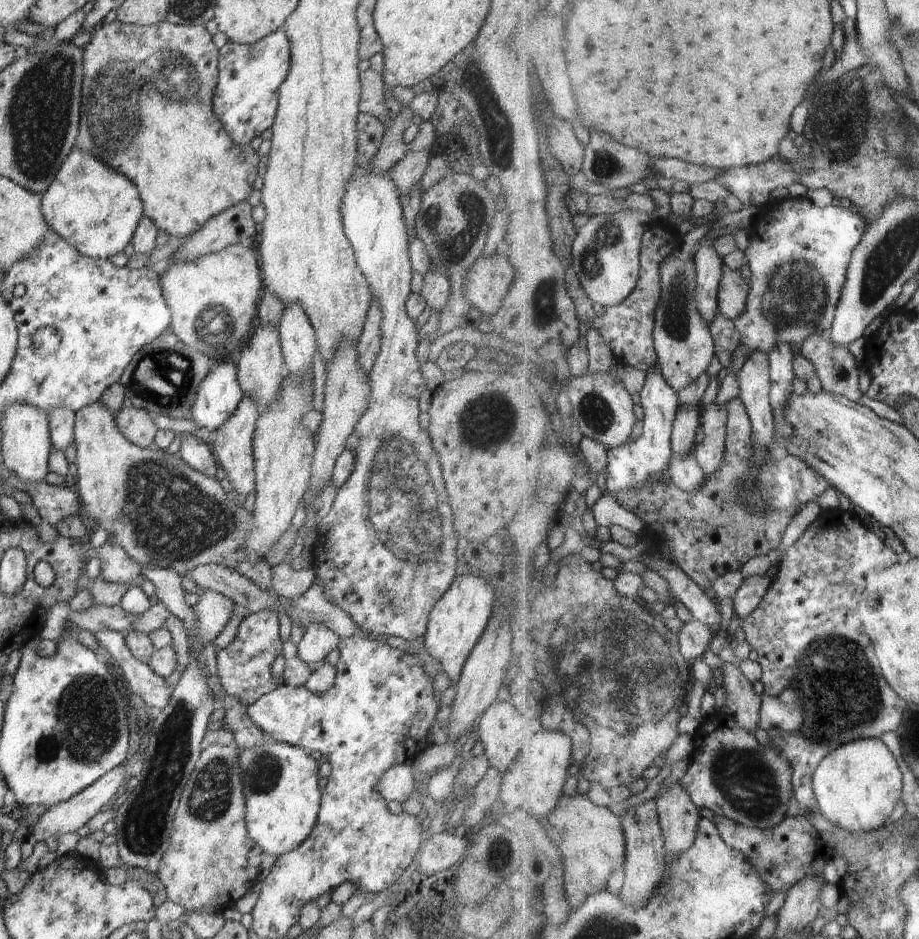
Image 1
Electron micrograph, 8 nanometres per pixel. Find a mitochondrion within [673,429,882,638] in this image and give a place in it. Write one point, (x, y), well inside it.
(760, 503)

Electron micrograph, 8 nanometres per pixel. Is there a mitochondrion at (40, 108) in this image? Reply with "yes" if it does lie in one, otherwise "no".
yes

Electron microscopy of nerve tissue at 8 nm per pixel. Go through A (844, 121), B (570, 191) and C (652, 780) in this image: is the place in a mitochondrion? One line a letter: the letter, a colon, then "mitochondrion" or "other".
A: mitochondrion
B: other
C: other

